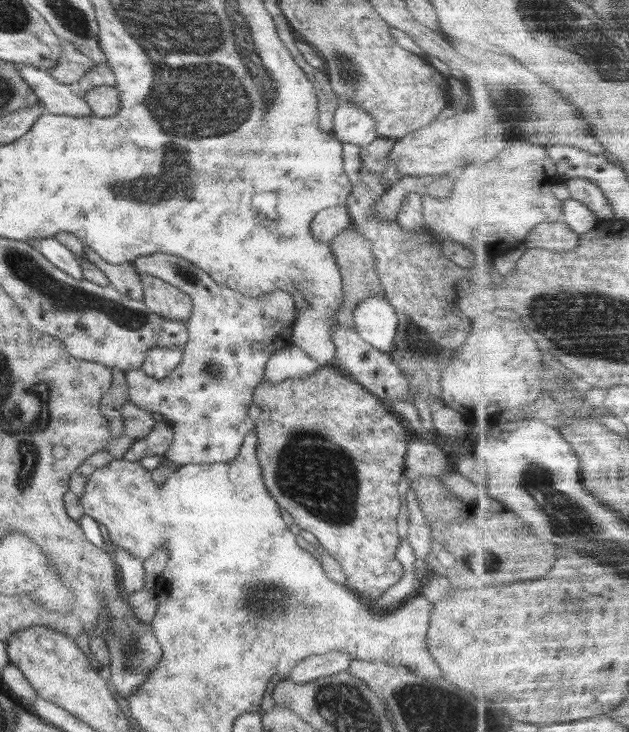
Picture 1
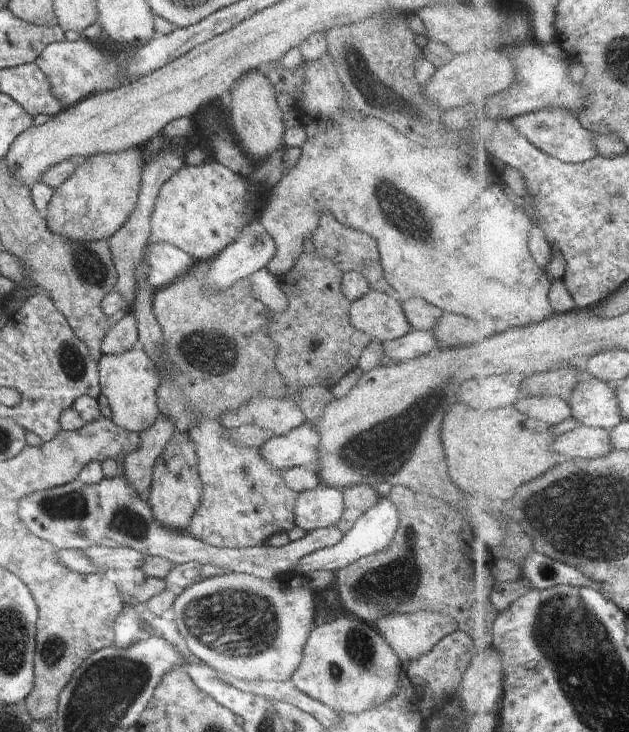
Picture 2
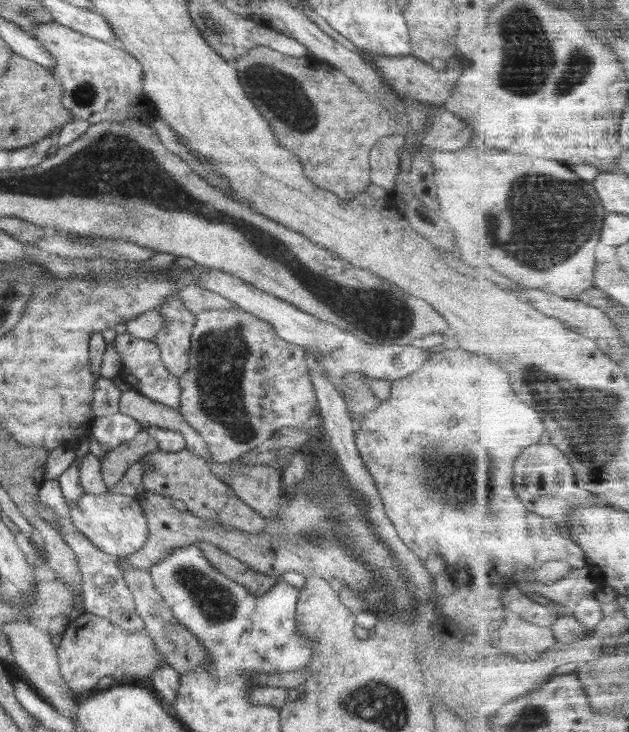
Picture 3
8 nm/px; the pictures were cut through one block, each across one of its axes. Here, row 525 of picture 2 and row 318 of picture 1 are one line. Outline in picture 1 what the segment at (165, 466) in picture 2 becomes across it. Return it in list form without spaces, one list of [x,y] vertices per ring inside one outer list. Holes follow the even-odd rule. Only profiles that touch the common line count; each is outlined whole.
[[[139,274],[143,286],[143,301],[158,316],[184,322],[190,318],[192,299],[174,285],[149,274]]]

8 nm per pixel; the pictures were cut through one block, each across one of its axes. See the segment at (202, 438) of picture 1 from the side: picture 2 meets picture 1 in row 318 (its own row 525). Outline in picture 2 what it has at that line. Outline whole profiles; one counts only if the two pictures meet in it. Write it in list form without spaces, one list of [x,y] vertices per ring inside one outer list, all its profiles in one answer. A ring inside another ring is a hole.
[[[202,417],[201,421],[186,432],[195,447],[198,474],[203,484],[200,506],[194,511],[188,526],[190,535],[213,547],[243,549],[260,547],[266,544],[272,535],[290,532],[294,528],[294,511],[299,492],[293,491],[284,482],[279,470],[271,467],[261,457],[258,449],[237,445],[225,435],[225,427],[210,417]]]

